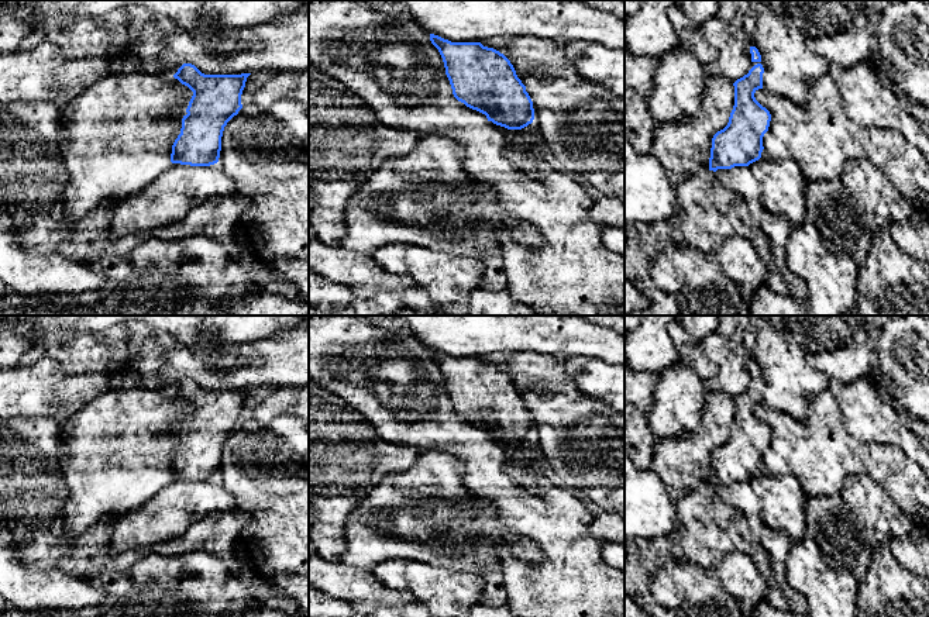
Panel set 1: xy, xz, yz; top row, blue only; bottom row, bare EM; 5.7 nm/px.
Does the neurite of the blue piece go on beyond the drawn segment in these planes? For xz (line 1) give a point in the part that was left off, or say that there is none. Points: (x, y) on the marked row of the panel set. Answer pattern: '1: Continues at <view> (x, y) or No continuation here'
1: No continuation here

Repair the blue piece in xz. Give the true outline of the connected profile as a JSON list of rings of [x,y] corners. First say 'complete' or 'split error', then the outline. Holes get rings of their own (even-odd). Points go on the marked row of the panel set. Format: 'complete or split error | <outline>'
complete | [[[430,34],[438,49],[454,97],[507,130],[533,123],[533,101],[510,61],[481,42],[451,42]]]

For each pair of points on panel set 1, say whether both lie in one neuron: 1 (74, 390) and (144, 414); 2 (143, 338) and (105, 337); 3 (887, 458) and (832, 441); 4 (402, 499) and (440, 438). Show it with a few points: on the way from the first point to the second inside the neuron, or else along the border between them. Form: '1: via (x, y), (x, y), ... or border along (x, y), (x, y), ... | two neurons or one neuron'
1: border along (109, 388), (68, 417) | two neurons
2: border along (136, 333), (131, 341), (133, 354) | two neurons
3: via (873, 458), (846, 455) | one neuron
4: border along (440, 448), (446, 451) | two neurons

